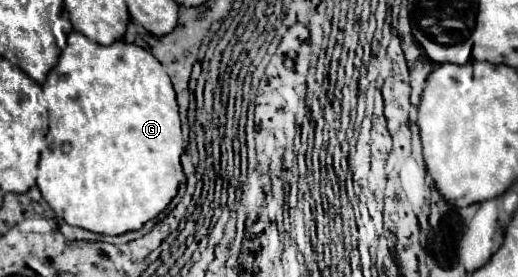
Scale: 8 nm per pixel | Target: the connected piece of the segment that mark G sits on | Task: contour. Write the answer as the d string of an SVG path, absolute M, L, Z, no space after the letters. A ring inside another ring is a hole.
M71 31L59 63L41 85L39 103L47 117L47 137L43 139L47 147L39 153L35 186L55 215L69 225L101 235L139 231L171 203L179 183L185 182L179 161L185 149L175 91L163 65L143 47L125 41L99 45Z

